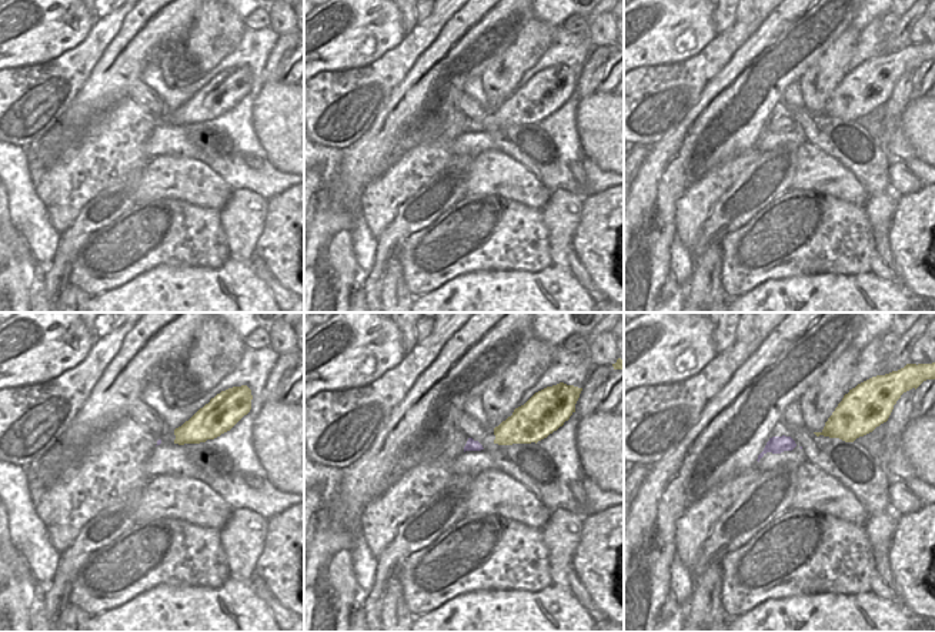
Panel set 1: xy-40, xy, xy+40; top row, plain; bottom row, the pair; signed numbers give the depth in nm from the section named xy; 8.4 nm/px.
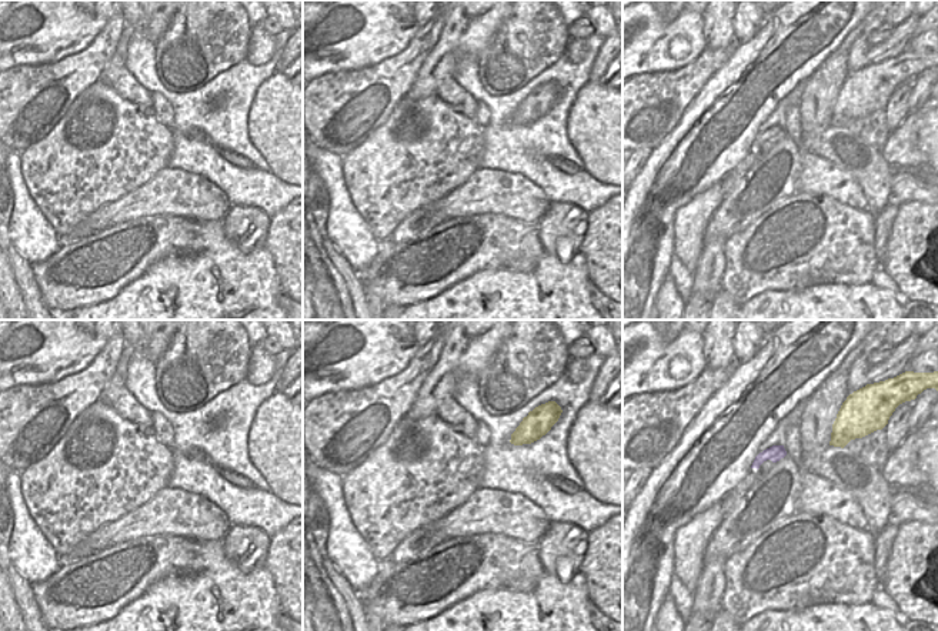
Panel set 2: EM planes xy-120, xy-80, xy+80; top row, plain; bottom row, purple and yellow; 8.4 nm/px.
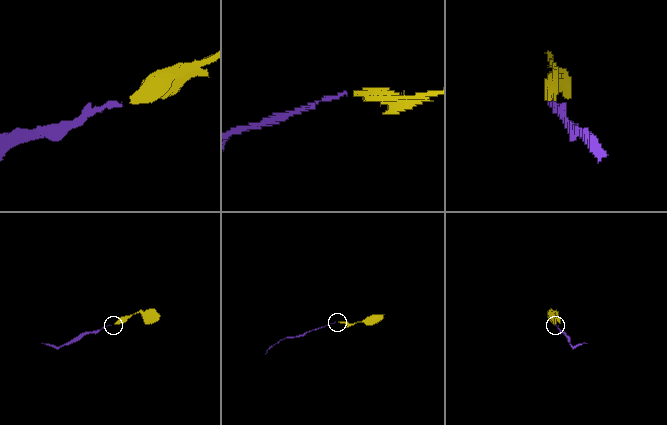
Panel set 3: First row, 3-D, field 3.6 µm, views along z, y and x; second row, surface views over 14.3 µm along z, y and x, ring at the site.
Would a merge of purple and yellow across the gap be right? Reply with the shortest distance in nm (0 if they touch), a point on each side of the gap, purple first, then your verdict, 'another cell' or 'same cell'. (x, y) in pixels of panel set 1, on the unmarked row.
110 nm | xy (483, 129), (494, 123) | same cell

